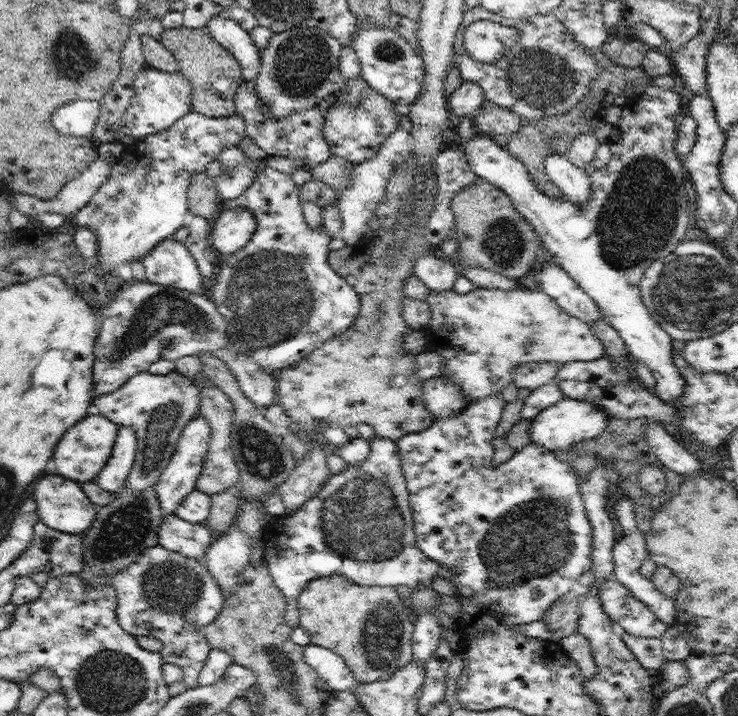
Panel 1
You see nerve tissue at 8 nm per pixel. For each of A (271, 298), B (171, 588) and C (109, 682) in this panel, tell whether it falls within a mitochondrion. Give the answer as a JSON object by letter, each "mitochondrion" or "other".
{"A":"mitochondrion","B":"mitochondrion","C":"mitochondrion"}

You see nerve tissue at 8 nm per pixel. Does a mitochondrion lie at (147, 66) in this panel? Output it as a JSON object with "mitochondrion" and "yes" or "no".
{"mitochondrion":"no"}

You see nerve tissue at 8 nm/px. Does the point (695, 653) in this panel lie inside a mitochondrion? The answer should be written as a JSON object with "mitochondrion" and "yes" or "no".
{"mitochondrion":"no"}

